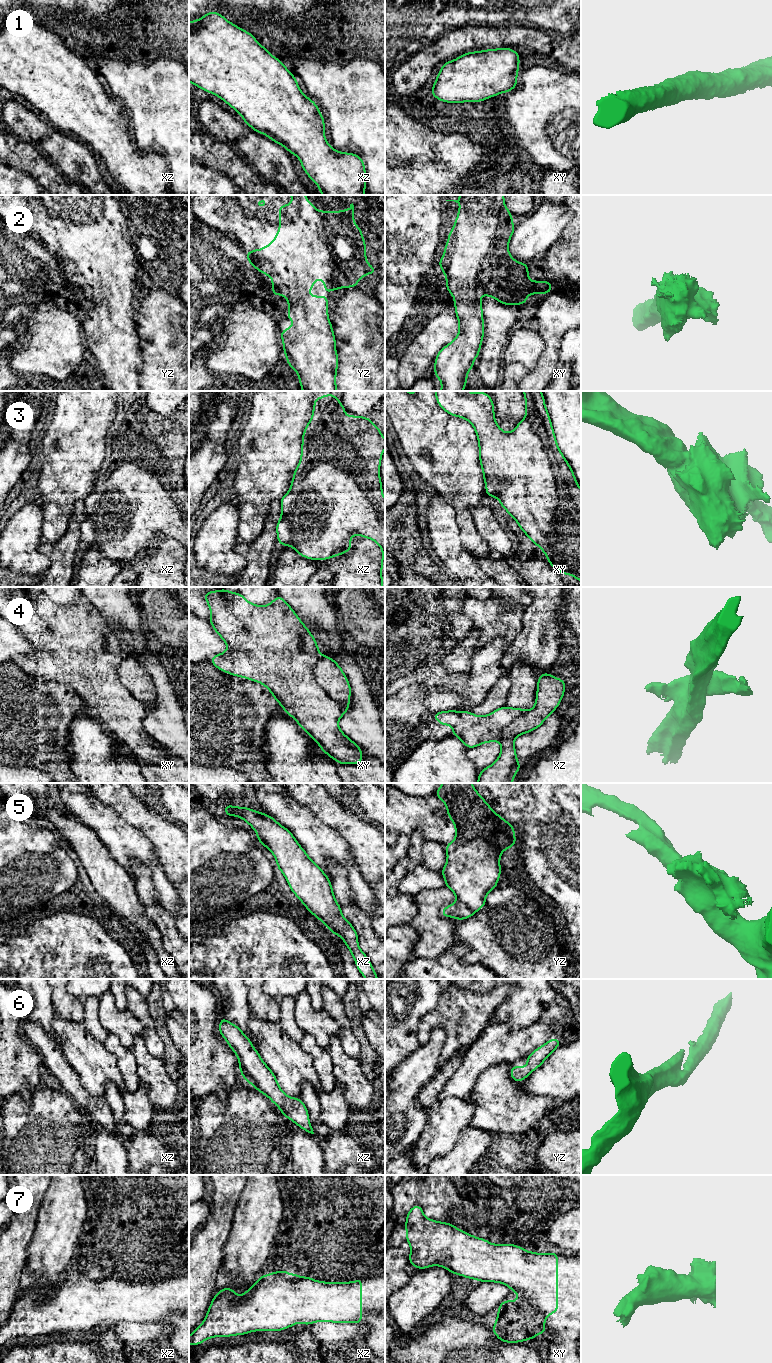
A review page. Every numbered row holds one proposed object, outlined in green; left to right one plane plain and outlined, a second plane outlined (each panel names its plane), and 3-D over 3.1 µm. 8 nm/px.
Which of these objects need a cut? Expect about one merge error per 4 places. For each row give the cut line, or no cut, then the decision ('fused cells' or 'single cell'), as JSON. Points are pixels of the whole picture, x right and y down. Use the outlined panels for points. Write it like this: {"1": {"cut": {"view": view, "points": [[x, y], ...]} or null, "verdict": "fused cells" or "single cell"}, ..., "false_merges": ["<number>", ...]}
{"1": {"cut": null, "verdict": "single cell"}, "2": {"cut": null, "verdict": "single cell"}, "3": {"cut": null, "verdict": "single cell"}, "4": {"cut": {"view": "xy", "points": [[320, 656], [313, 669], [315, 681], [331, 697], [348, 704]]}, "verdict": "fused cells"}, "5": {"cut": null, "verdict": "single cell"}, "6": {"cut": null, "verdict": "single cell"}, "7": {"cut": null, "verdict": "single cell"}, "false_merges": ["4"]}

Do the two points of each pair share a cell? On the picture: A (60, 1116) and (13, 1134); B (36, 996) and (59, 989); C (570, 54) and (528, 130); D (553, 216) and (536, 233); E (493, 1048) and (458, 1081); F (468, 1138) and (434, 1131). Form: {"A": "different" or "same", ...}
{"A": "same", "B": "different", "C": "different", "D": "same", "E": "same", "F": "different"}

